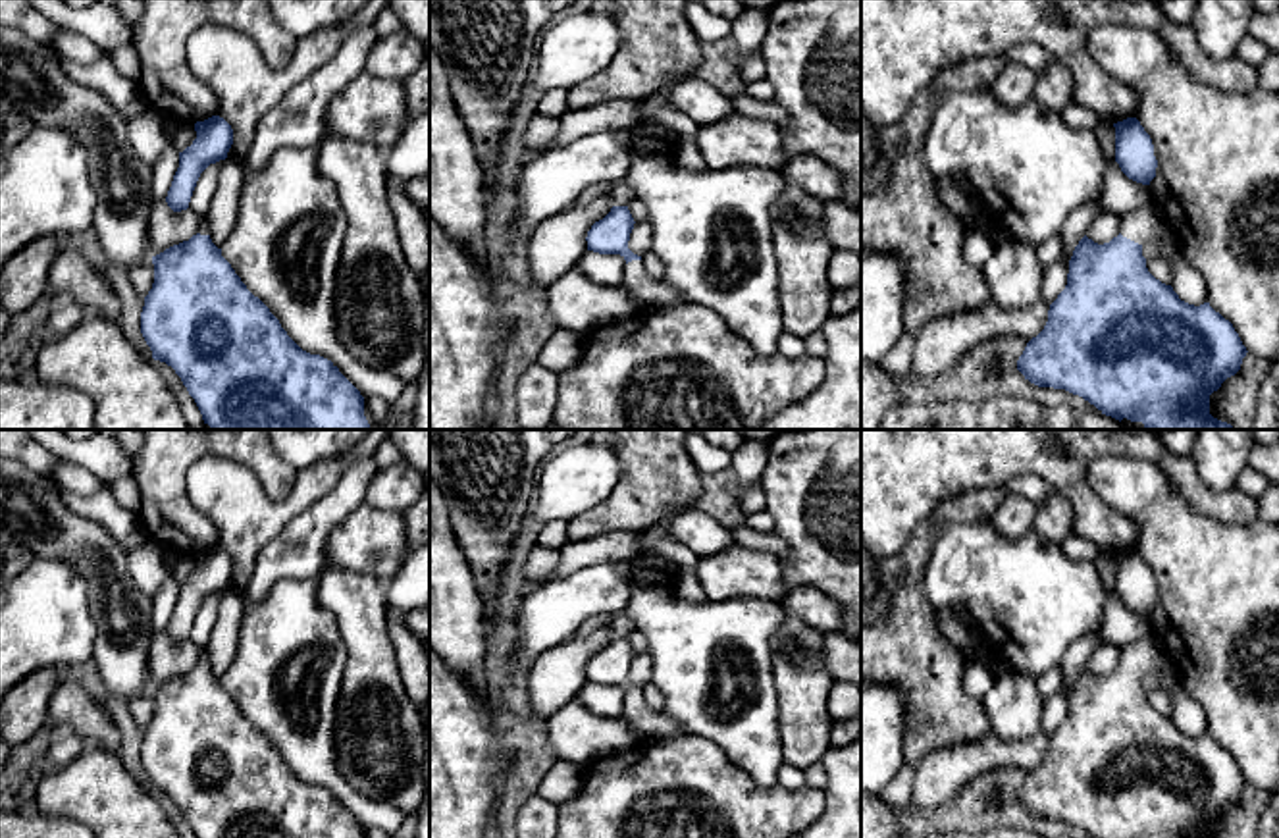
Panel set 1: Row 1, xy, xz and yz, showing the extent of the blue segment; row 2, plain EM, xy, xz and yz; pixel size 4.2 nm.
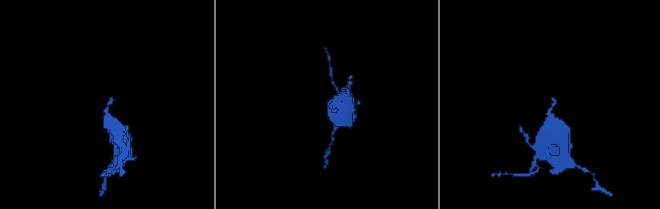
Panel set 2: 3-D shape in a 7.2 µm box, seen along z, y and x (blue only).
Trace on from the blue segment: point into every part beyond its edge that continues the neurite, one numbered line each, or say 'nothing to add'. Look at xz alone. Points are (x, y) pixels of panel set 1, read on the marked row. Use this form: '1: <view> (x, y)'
1: xz (657, 293)

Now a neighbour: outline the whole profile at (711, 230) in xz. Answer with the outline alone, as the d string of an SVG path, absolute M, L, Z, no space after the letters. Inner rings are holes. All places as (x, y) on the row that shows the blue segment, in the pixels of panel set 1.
M634 154L620 183L597 183L586 189L574 204L630 187L647 208L653 229L653 252L665 264L663 279L684 302L713 310L726 327L751 345L757 354L774 354L784 331L780 308L780 272L770 231L770 212L786 187L778 170L767 168L684 168L678 154Z

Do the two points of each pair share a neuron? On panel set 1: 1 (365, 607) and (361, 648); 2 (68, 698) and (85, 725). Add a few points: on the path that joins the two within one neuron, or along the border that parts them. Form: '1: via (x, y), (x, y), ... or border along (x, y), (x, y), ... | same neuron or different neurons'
1: via (363, 617), (363, 638) | same neuron
2: via (72, 704), (85, 719) | same neuron

